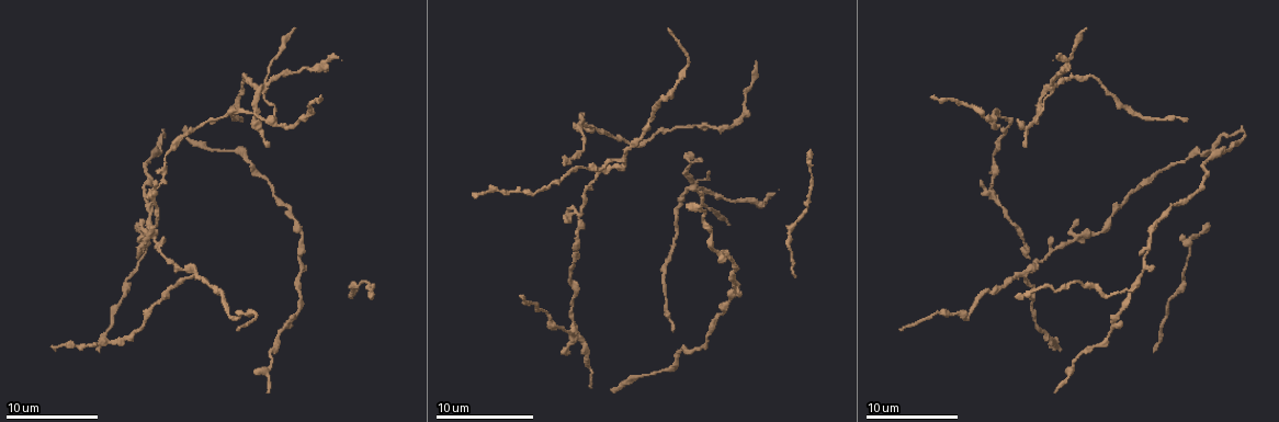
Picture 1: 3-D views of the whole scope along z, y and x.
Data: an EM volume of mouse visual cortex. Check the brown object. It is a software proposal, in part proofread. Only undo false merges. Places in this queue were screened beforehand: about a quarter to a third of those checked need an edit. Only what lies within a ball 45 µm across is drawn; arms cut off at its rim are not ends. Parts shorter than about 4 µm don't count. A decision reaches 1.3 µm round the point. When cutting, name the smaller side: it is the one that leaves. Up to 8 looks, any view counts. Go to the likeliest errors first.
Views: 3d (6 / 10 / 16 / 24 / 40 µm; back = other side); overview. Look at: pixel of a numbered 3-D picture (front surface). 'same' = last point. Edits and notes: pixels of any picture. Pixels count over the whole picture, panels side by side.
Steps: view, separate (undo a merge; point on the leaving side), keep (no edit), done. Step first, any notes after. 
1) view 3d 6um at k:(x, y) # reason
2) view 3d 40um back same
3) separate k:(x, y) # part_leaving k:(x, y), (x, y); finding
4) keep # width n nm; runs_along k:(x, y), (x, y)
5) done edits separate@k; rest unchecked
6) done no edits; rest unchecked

view 3d 10um at 1:(690, 186) # arms run side by side

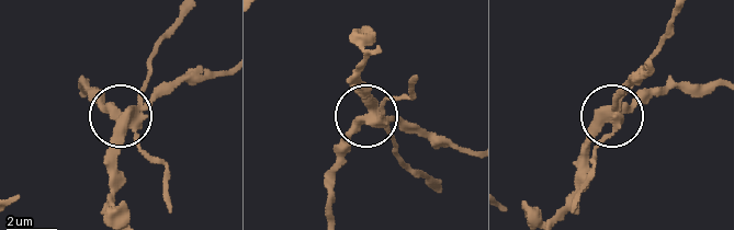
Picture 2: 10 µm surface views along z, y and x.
view 3d 6um at 2:(374, 114) # zoom in

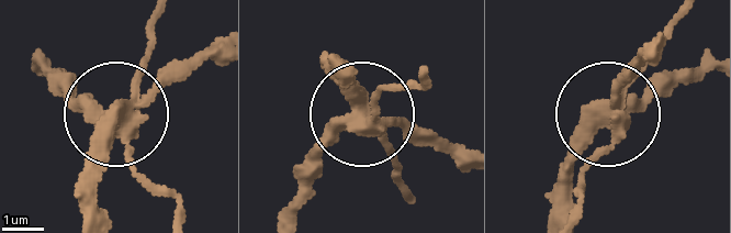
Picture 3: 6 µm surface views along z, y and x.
separate 3:(137, 69) # width 410 nm; part_leaving 3:(362, 121), (323, 153), (295, 215); two neurons meet here

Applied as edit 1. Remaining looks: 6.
view 3d 10um at 1:(1025, 274) # three arms meet

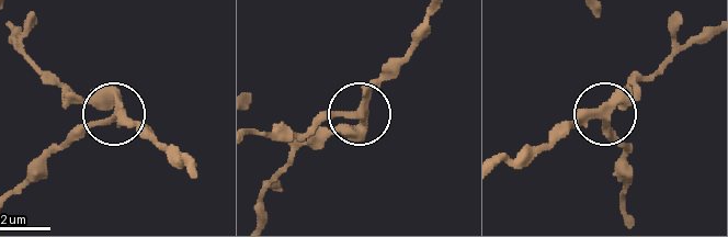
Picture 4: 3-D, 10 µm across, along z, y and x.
view 3d 10um back at 4:(603, 118)

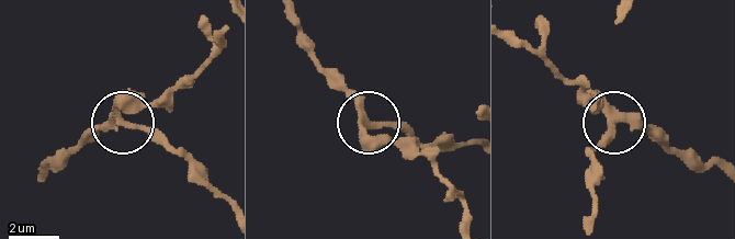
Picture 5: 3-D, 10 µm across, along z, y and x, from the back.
keep # runs_along 5:(225, 33), (181, 86), (124, 106), (120, 124), (82, 134); one neuron here

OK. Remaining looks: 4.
view 3d 16um at 1:(585, 189)

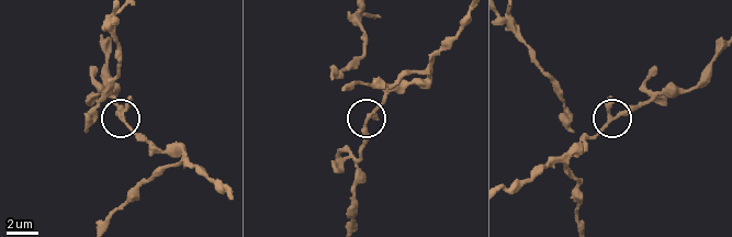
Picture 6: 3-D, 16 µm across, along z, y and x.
view 3d 6um at 6:(608, 118) # closer look

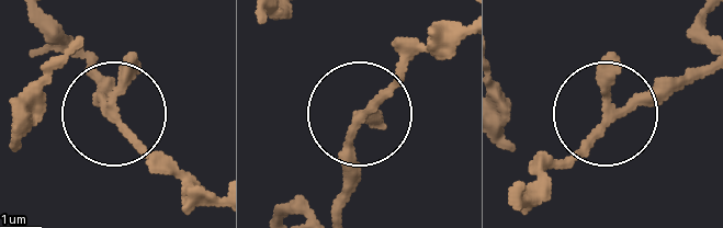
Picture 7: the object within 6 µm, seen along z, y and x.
keep # width 190 nm; runs_along 7:(78, 55), (126, 138), (196, 197); continuous, no second neuron

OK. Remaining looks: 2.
view 3d 10um at 1:(735, 283) # calibre changes

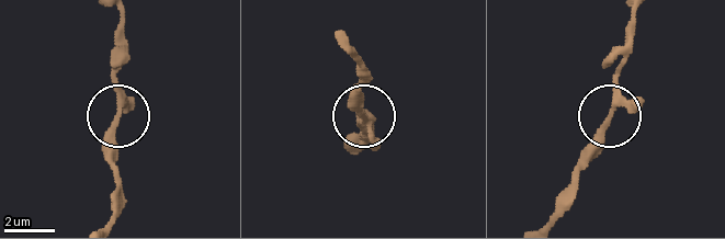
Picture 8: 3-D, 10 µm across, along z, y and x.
view 3d 10um back at 8:(613, 117)

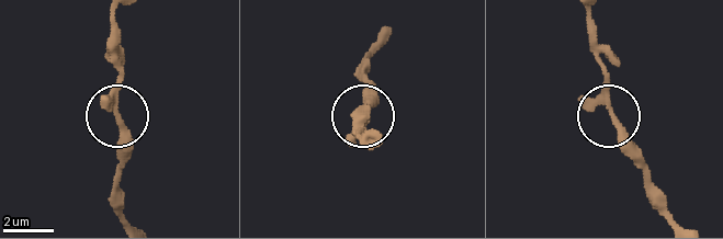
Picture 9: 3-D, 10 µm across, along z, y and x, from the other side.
keep # runs_along 9:(115, 12), (122, 180); continuous, no second neuron

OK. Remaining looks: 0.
done edits separate@3; rest unchecked

